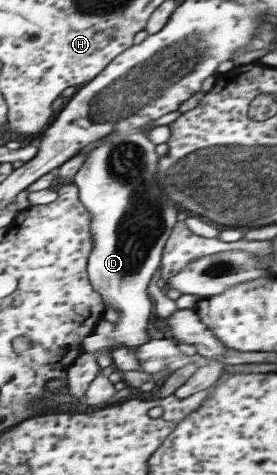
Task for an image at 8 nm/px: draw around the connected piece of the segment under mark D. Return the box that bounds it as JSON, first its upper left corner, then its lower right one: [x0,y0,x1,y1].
[73,130,177,353]

